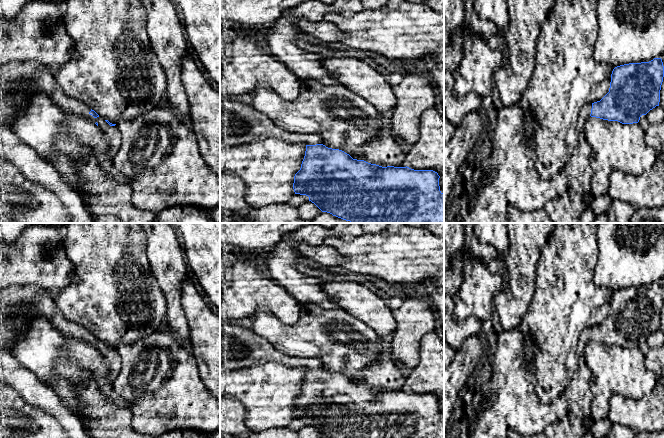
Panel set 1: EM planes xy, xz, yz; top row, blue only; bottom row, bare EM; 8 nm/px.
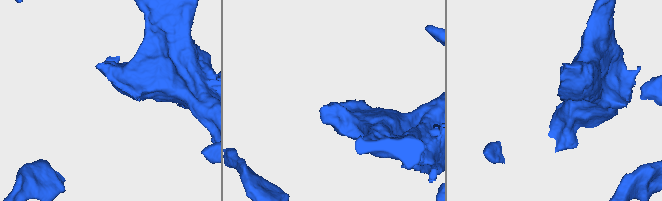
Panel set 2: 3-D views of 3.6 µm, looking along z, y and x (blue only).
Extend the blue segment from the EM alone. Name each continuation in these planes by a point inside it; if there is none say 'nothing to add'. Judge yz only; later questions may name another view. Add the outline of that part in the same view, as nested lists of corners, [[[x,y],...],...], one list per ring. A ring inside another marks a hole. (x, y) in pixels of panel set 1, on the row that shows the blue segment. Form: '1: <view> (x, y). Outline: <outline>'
1: yz (585, 111). Outline: [[[588,103],[584,105],[580,110],[579,118],[577,120],[577,130],[580,134],[584,133],[585,123],[587,119],[590,117],[591,109],[592,103]]]

